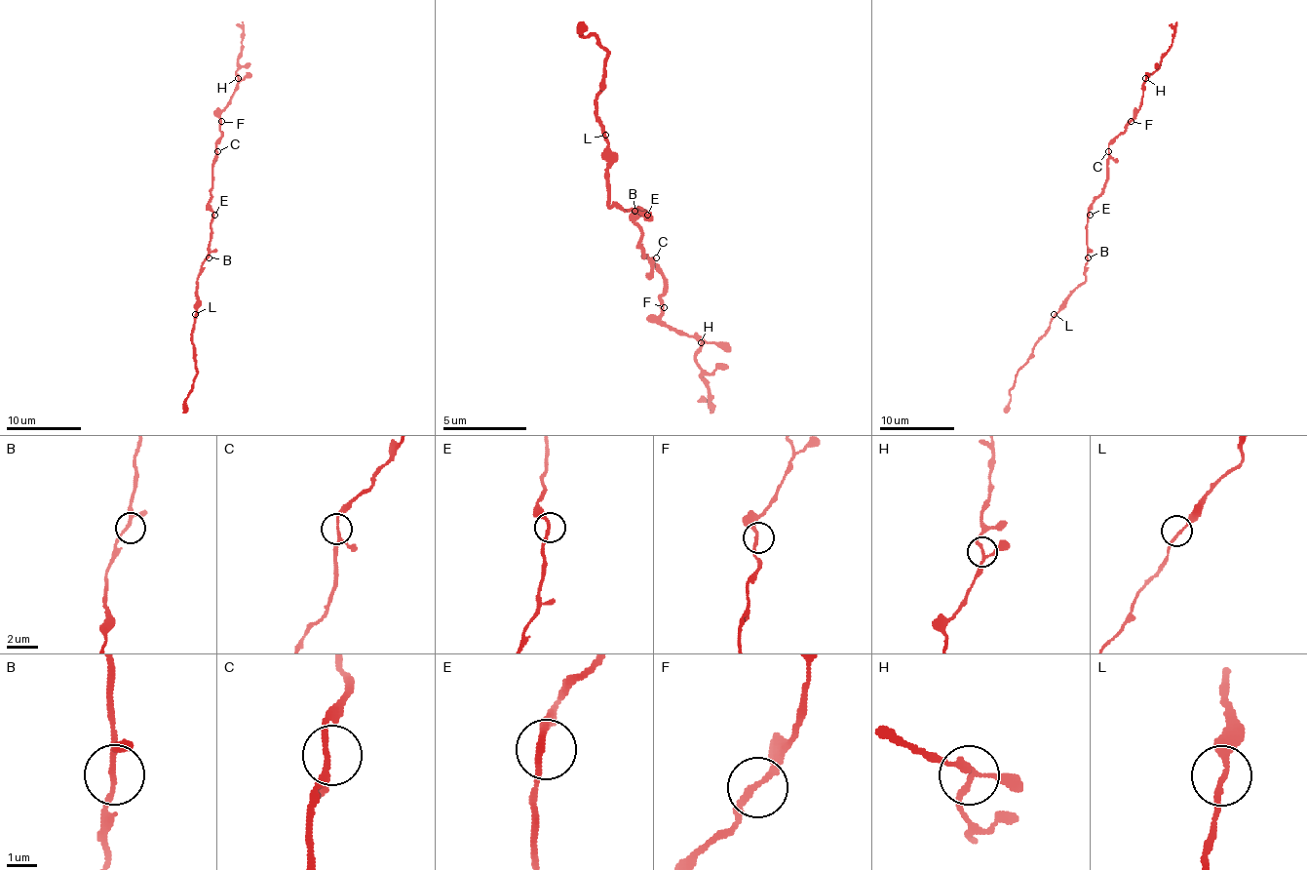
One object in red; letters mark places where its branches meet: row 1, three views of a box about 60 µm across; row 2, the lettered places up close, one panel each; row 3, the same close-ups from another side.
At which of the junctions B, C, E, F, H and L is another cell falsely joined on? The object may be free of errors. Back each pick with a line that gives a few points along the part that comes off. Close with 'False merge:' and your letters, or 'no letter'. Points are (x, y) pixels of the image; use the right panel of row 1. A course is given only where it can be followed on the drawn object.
False merge: no letter

